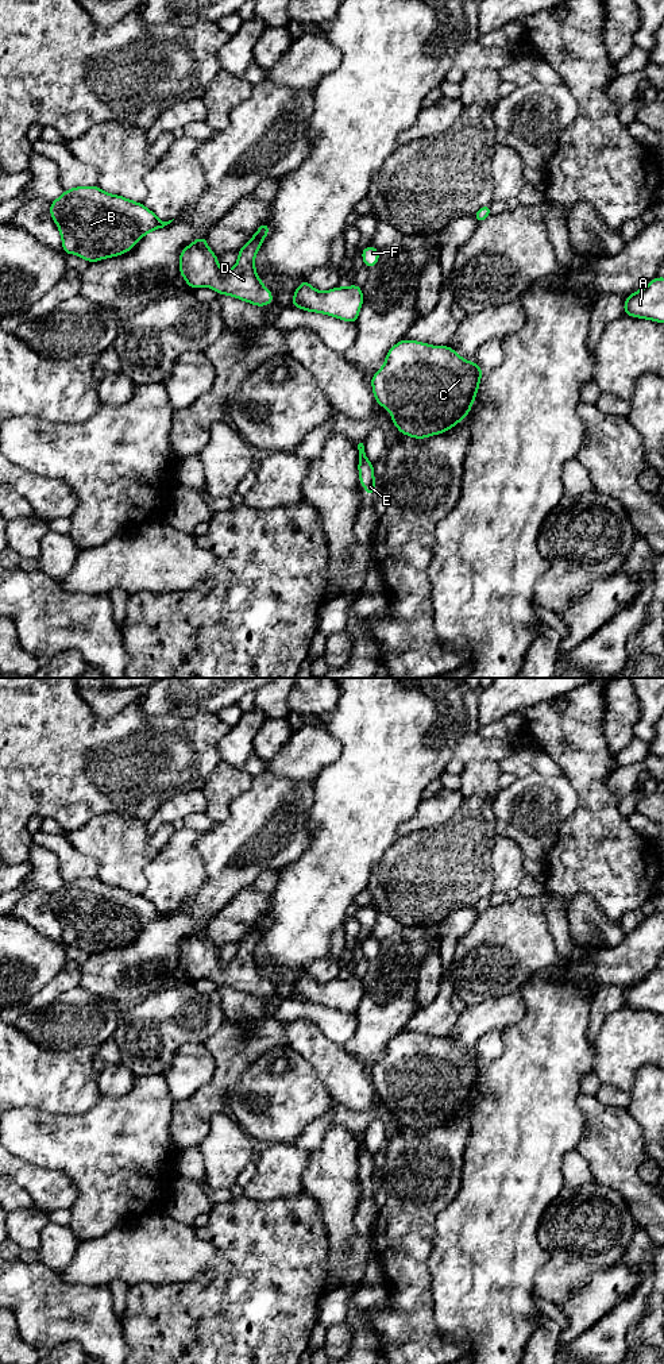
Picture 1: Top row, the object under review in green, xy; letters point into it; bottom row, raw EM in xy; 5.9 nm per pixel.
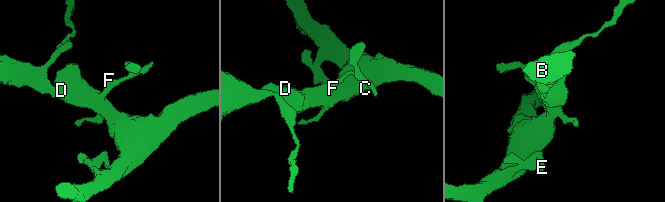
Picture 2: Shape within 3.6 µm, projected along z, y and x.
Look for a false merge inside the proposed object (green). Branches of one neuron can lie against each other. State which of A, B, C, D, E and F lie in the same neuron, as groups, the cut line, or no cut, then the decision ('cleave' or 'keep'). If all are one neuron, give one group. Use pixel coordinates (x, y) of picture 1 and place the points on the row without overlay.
A B C D E F; no cut; keep

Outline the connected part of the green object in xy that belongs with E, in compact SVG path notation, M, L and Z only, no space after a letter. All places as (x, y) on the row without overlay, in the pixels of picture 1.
M363 1134L358 1136L358 1141L359 1141L359 1155L358 1155L359 1174L364 1179L366 1186L374 1188L375 1187L374 1156L366 1148Z

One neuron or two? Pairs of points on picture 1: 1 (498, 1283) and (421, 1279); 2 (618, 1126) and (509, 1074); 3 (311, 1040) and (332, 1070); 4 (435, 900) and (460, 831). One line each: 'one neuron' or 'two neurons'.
1: two neurons
2: two neurons
3: one neuron
4: one neuron

